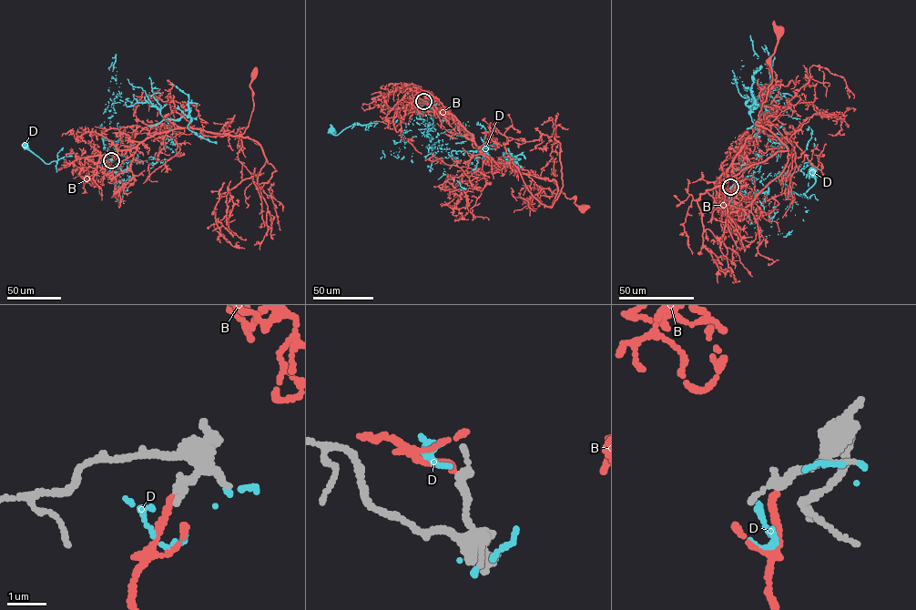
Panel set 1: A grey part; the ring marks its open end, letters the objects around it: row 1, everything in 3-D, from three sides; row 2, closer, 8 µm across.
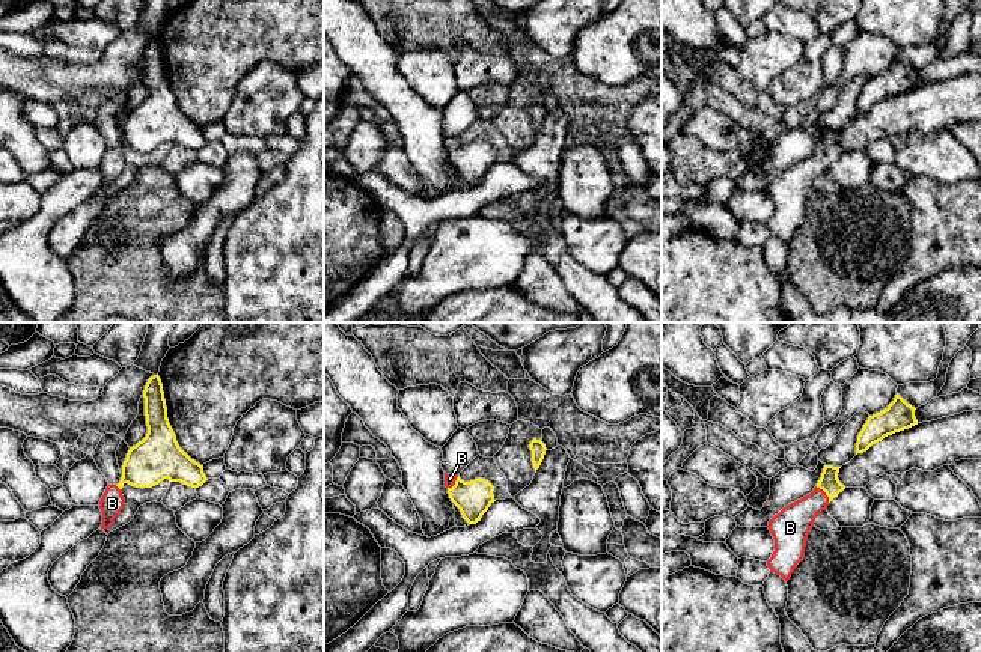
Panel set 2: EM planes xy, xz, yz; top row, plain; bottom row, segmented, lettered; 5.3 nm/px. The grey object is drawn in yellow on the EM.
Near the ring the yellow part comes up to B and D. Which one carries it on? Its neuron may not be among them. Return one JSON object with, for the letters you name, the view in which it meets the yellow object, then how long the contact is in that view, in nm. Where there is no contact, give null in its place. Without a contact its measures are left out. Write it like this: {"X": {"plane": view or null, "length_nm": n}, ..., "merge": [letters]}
{"B": {"plane": "yz", "length_nm": 120}, "merge": ["B"]}

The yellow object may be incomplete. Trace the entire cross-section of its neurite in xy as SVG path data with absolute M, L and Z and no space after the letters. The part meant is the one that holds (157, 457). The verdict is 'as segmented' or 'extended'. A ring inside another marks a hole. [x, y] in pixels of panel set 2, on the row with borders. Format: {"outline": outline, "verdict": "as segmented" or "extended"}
{"outline": "M158 375L148 379L143 398L148 434L130 447L122 465L121 482L108 485L99 501L101 529L110 529L124 509L122 488L125 483L136 488L152 488L169 479L170 482L199 488L208 480L203 465L191 459L176 441L167 419L163 384Z", "verdict": "extended"}

